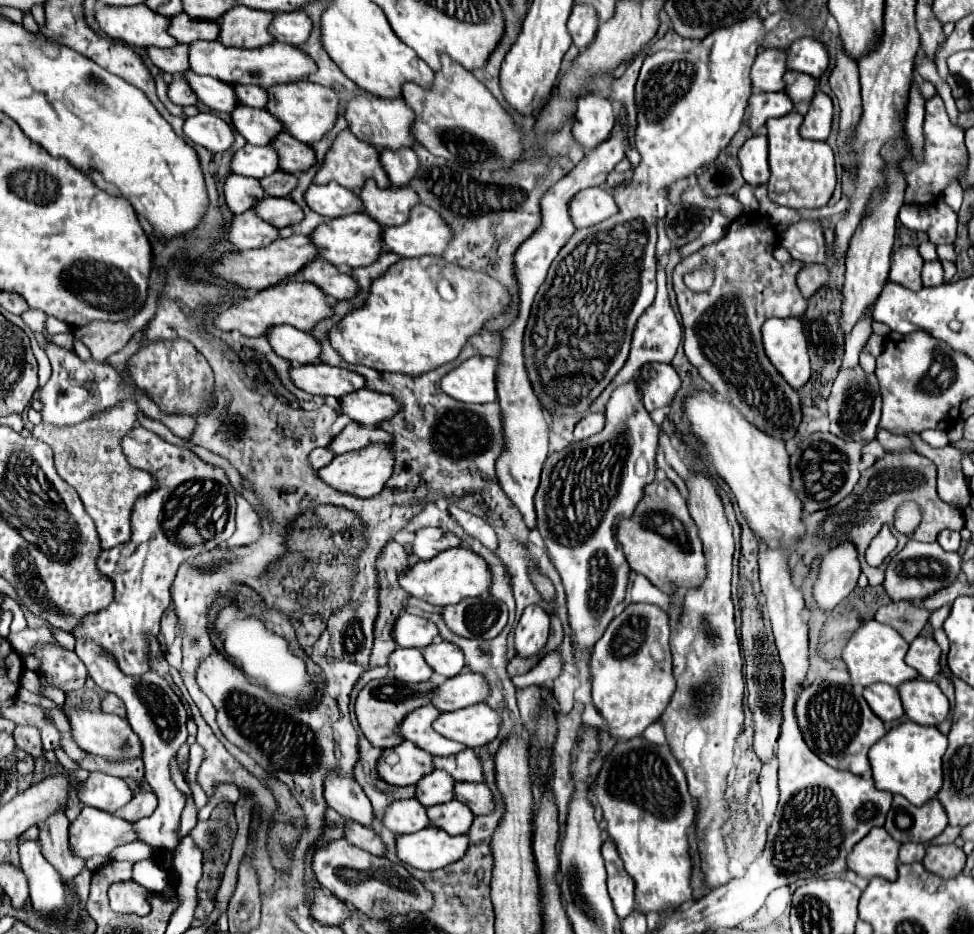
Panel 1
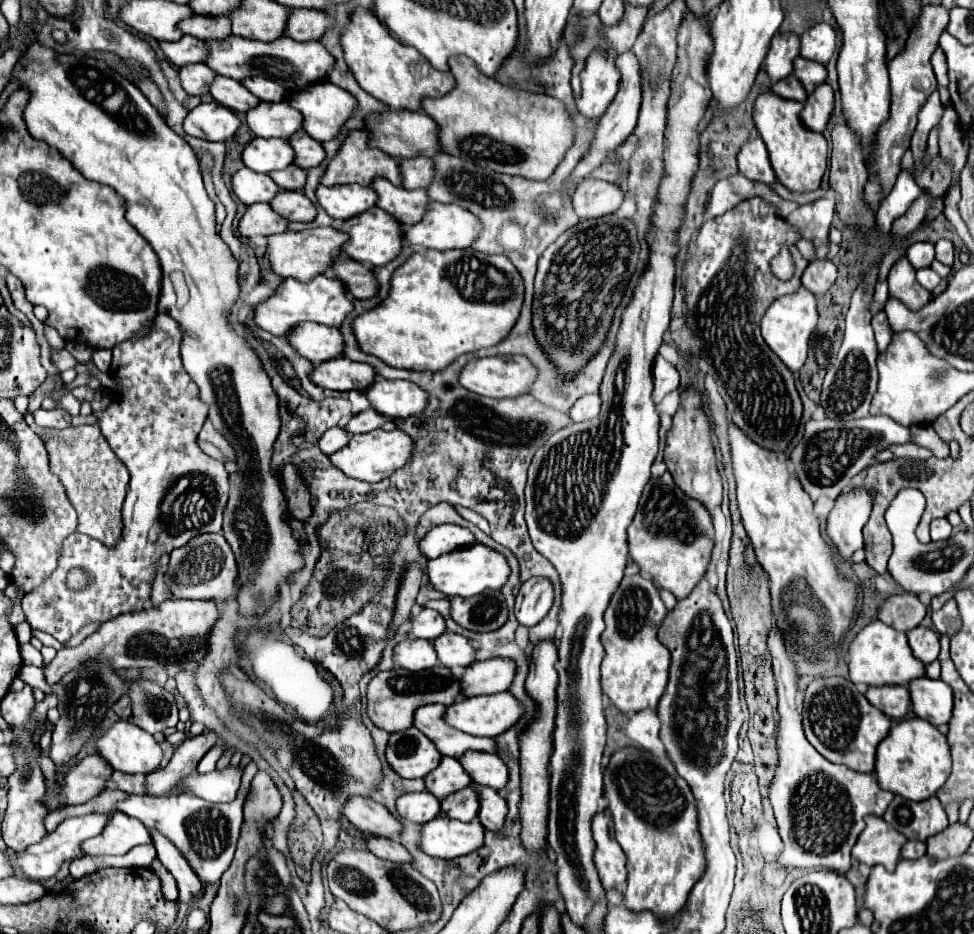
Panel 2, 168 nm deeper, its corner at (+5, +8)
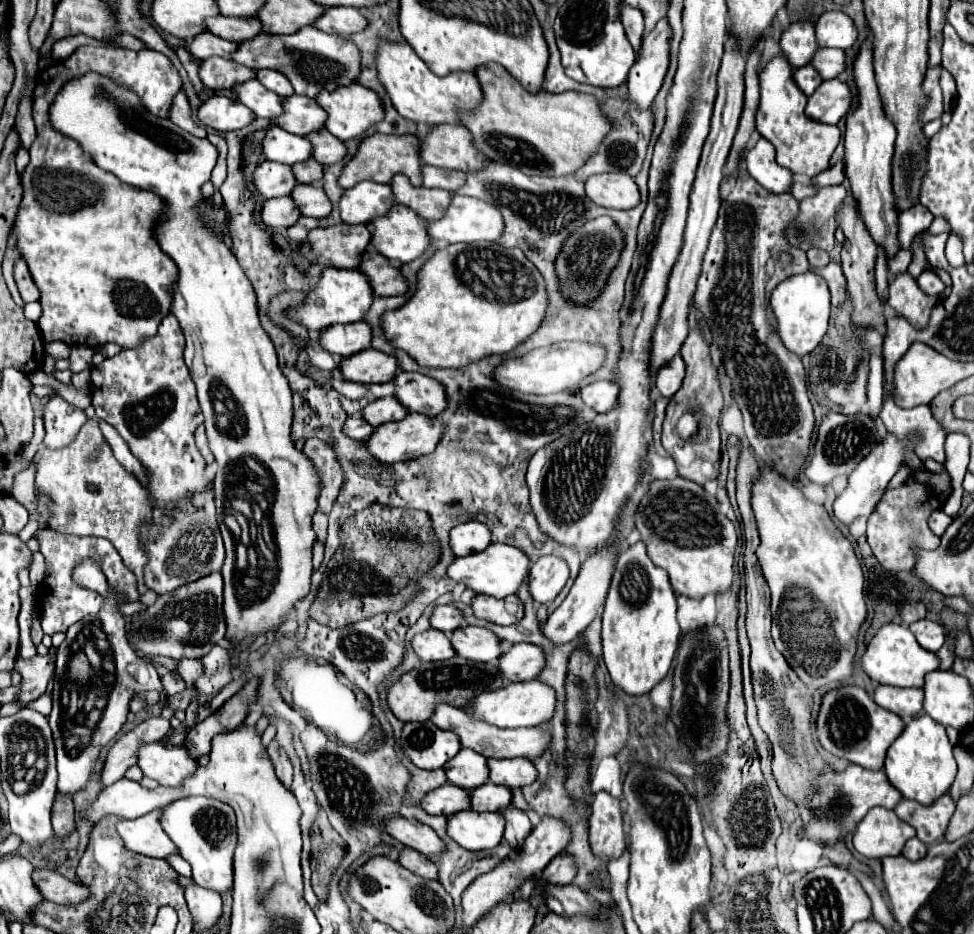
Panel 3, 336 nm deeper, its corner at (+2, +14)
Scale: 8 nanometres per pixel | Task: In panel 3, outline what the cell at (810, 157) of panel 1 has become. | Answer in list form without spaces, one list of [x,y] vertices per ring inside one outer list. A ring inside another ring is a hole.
[[[784,55],[774,57],[760,73],[760,103],[756,111],[756,129],[764,139],[776,147],[778,165],[792,173],[804,173],[816,177],[822,173],[840,141],[840,129],[836,125],[824,125],[804,115],[806,95],[796,87],[792,79],[792,67],[784,61]]]

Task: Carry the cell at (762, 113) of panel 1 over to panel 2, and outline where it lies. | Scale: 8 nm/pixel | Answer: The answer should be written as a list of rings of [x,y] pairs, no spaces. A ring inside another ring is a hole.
[[[793,73],[787,79],[781,79],[773,85],[769,85],[769,89],[783,99],[793,99],[793,101],[805,101],[807,99],[807,91],[803,89],[803,85],[799,83],[799,79]]]

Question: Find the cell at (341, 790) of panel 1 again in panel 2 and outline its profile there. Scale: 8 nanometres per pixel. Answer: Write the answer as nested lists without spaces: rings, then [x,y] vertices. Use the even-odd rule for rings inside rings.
[[[355,797],[345,803],[345,817],[361,829],[365,835],[375,837],[387,837],[387,839],[399,839],[403,833],[403,823],[393,817],[387,807],[383,807],[379,801],[371,797]]]

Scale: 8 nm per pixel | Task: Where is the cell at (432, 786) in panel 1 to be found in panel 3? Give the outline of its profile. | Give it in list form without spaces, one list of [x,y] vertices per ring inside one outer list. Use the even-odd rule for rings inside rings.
[[[460,749],[456,757],[446,761],[444,773],[448,783],[462,787],[462,789],[474,789],[488,781],[488,765],[486,757],[480,753],[474,753],[470,749]]]

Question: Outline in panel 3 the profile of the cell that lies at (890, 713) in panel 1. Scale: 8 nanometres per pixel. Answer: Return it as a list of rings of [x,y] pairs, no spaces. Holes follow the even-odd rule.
[[[878,685],[876,691],[874,691],[874,701],[900,715],[902,719],[910,719],[910,717],[916,717],[916,713],[922,711],[922,689],[902,689],[902,687],[888,687],[888,685]]]

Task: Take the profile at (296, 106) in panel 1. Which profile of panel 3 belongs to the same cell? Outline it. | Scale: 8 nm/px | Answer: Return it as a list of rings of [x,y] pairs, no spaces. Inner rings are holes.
[[[350,83],[346,87],[338,87],[334,89],[334,93],[318,93],[316,97],[318,105],[322,105],[322,109],[326,111],[328,119],[326,119],[326,129],[338,137],[340,141],[352,139],[362,135],[370,125],[382,121],[382,103],[378,99],[378,95],[358,83]]]

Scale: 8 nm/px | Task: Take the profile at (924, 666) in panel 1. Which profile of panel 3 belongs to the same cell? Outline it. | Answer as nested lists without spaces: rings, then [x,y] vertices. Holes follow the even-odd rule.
[[[922,619],[922,621],[912,623],[910,625],[910,631],[916,635],[916,641],[926,651],[932,651],[932,653],[936,653],[944,645],[944,641],[946,641],[946,635],[944,635],[942,625],[934,623],[934,621],[928,621],[928,619]]]

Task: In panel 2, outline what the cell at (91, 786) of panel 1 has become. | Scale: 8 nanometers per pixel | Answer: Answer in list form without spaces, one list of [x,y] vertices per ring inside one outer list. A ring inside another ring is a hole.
[[[253,761],[245,767],[245,773],[243,773],[245,781],[241,785],[239,797],[231,803],[209,803],[209,801],[203,801],[203,799],[191,797],[191,795],[177,795],[177,797],[131,795],[129,799],[119,801],[115,807],[119,811],[123,811],[125,815],[143,821],[149,829],[157,829],[163,837],[167,837],[179,849],[179,853],[187,859],[189,867],[195,871],[195,875],[203,883],[217,883],[231,865],[235,845],[239,839],[239,831],[241,831],[241,823],[243,823],[245,795],[251,787],[251,779],[255,777],[257,771],[259,769]]]

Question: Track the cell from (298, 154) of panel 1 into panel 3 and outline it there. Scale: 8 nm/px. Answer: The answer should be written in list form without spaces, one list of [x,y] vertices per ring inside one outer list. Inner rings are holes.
[[[320,129],[318,133],[310,133],[308,141],[312,141],[312,157],[320,161],[322,165],[332,165],[340,161],[346,155],[346,147],[342,141],[338,141],[332,133],[326,129]]]

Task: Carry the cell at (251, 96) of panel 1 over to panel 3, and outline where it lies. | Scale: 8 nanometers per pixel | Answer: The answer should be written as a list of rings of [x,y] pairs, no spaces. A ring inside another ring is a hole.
[[[260,69],[260,71],[256,71],[256,79],[258,79],[266,89],[278,93],[280,97],[290,97],[290,95],[294,93],[290,81],[288,81],[282,73],[278,73],[278,71],[274,71],[274,69]]]

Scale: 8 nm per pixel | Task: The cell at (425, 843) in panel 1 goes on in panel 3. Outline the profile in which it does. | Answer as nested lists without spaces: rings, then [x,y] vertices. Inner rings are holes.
[[[458,811],[448,815],[448,837],[468,851],[492,849],[502,841],[504,817],[500,813]]]

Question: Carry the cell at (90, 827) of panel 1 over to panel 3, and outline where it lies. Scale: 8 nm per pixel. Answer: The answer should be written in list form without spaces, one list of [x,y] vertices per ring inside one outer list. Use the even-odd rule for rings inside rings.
[[[152,811],[132,821],[120,821],[116,825],[116,831],[122,837],[126,849],[150,857],[166,857],[170,853],[178,853],[176,845],[162,831],[158,817],[160,811]]]

